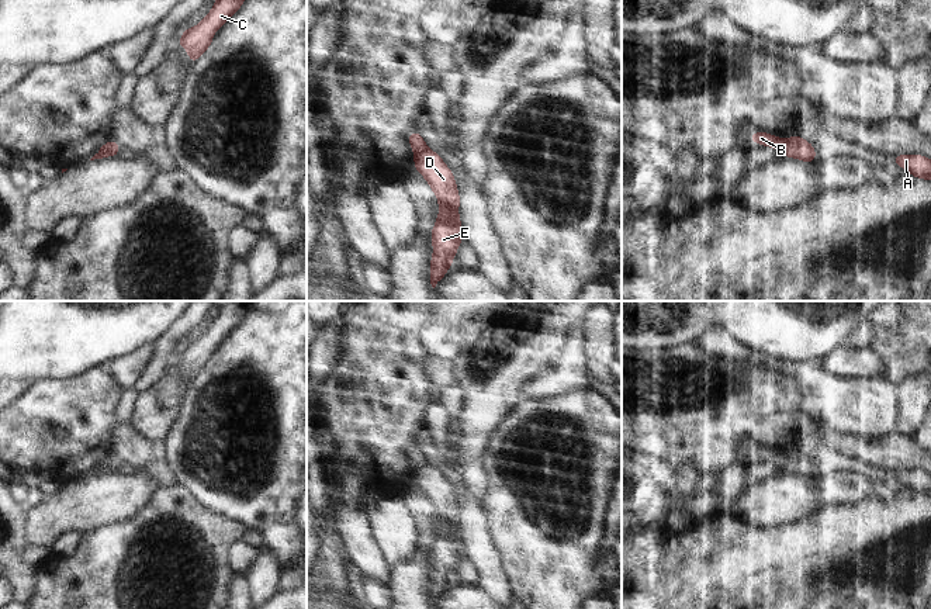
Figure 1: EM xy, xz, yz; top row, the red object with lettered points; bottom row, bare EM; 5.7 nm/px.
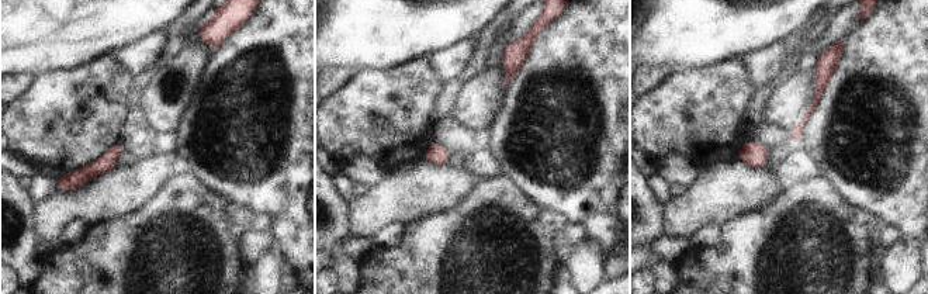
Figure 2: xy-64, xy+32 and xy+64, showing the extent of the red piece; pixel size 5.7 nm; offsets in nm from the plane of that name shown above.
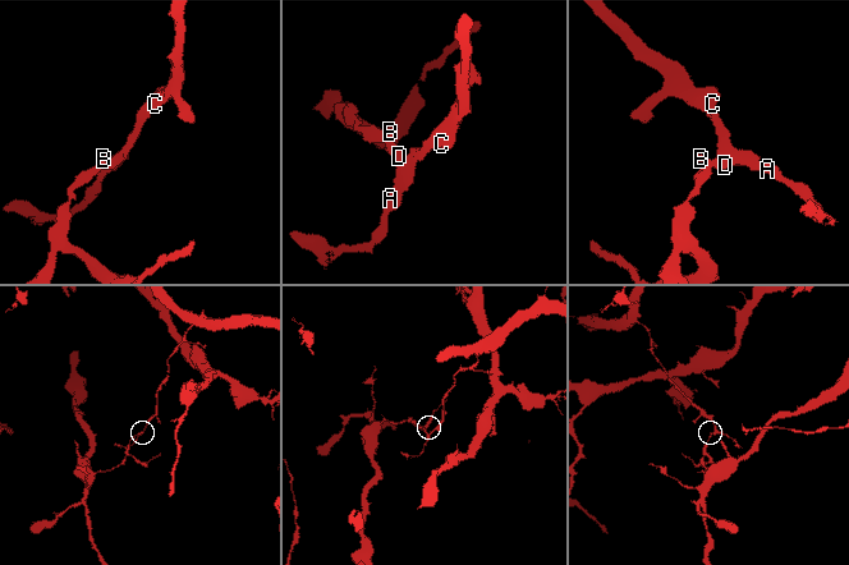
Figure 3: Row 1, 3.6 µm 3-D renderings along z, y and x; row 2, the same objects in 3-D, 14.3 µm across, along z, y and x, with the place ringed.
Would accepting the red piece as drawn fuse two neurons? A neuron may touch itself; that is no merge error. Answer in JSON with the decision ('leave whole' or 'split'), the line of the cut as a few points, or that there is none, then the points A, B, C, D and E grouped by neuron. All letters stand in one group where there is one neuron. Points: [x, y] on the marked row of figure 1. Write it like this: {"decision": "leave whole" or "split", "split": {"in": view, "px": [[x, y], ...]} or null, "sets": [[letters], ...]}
{"decision": "split", "split": {"in": "xy", "px": [[110, 141], [110, 149], [106, 155]]}, "sets": [["A", "C", "D", "E"], ["B"]]}

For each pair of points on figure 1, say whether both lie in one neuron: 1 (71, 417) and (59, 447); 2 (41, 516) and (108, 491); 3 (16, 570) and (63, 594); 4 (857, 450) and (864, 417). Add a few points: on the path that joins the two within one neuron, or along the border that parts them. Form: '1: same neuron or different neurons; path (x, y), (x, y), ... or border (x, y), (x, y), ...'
1: same neuron; path (69, 424), (66, 426), (66, 440)
2: same neuron; path (58, 515), (92, 501)
3: different neurons; border (38, 570), (35, 594)
4: different neurons; border (827, 432), (862, 440), (883, 440), (892, 433)

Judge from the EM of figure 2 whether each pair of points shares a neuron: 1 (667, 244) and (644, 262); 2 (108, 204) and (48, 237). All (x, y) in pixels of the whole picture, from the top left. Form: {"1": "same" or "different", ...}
{"1": "same", "2": "same"}

